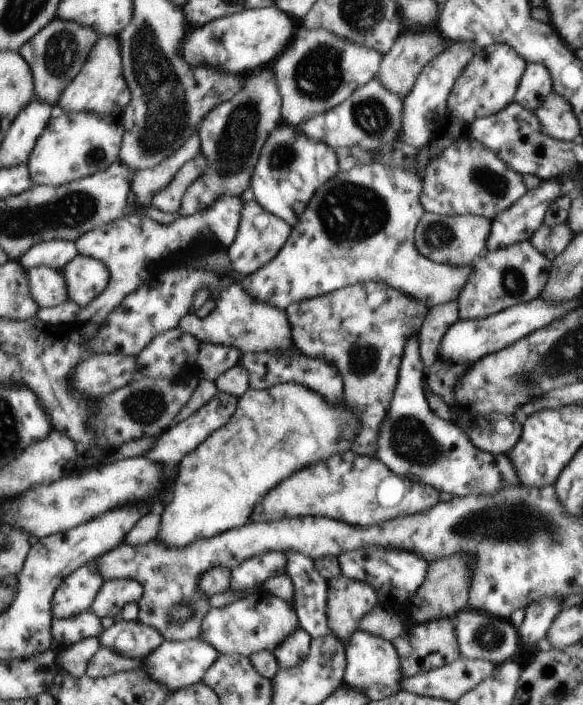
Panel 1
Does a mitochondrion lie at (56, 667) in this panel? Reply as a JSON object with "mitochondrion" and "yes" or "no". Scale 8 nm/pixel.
{"mitochondrion":"no"}

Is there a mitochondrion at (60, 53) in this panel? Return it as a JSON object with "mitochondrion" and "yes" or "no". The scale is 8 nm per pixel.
{"mitochondrion":"yes"}

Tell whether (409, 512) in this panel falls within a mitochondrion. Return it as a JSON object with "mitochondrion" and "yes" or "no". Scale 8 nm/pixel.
{"mitochondrion":"no"}

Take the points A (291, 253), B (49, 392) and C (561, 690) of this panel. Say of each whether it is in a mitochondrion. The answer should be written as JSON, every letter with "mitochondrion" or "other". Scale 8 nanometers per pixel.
{"A":"other","B":"mitochondrion","C":"other"}

